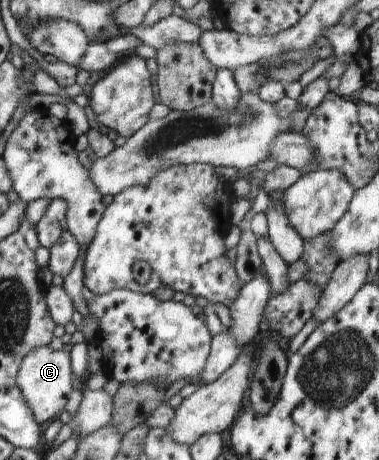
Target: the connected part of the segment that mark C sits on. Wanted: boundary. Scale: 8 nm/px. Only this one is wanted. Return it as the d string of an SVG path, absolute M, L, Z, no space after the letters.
M43 346L35 348L21 363L17 375L17 386L23 393L27 405L30 406L35 421L39 425L51 421L67 403L67 395L71 387L71 362L68 352Z

